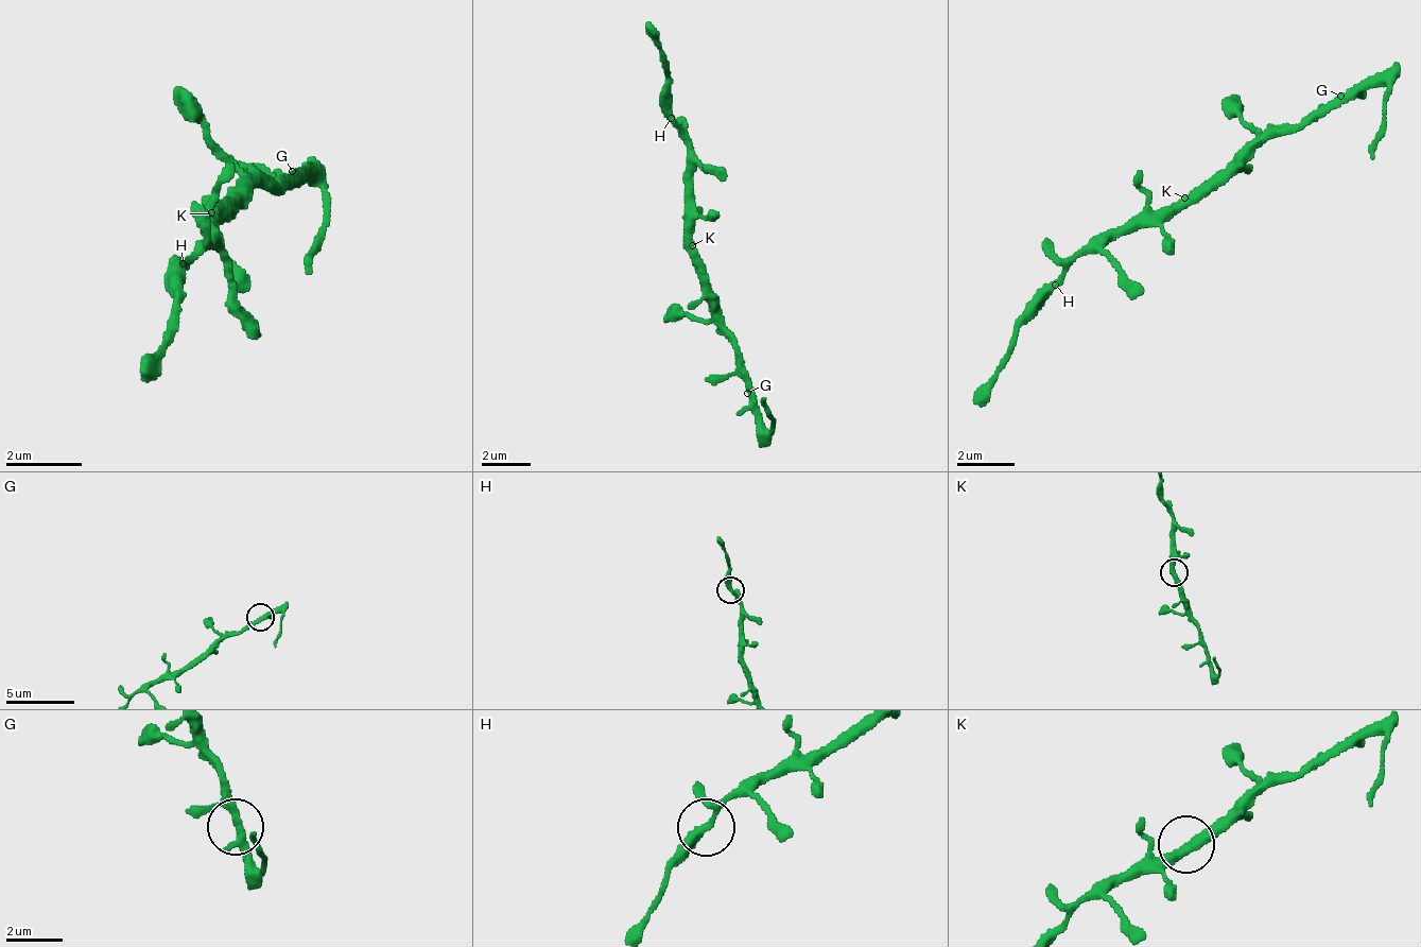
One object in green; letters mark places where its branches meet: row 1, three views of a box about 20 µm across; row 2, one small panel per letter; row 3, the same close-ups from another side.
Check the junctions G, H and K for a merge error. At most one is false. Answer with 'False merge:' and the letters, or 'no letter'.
False merge: no letter

